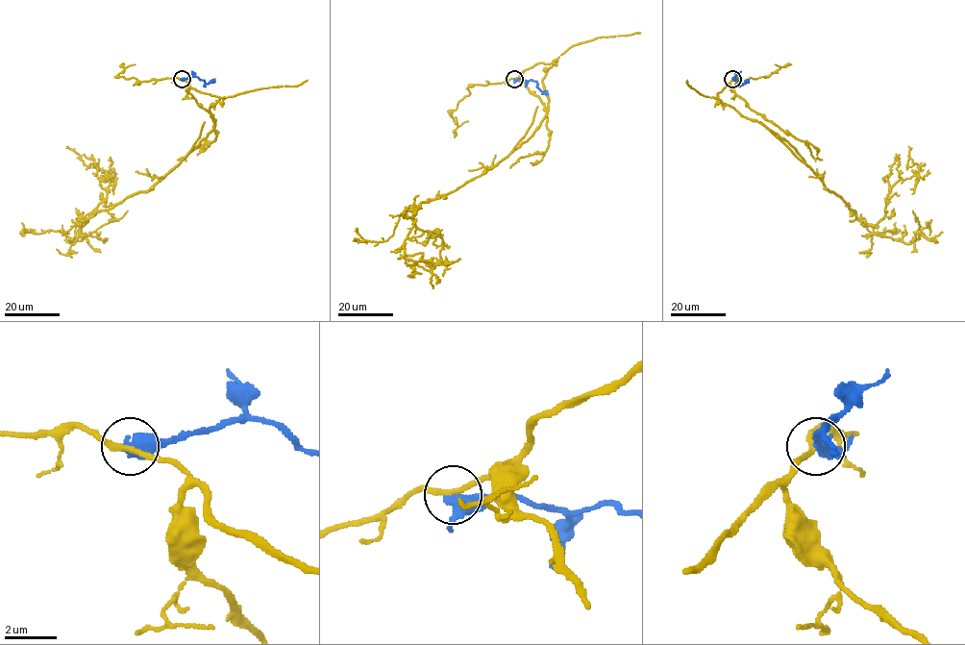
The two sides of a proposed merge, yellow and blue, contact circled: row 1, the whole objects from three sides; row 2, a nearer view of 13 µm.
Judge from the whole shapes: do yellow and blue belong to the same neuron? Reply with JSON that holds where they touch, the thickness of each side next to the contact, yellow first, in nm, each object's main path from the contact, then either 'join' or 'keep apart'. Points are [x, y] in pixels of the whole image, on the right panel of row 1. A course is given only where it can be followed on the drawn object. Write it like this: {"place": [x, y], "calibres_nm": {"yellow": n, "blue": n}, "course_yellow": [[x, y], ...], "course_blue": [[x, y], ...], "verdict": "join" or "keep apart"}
{"place": [732, 79], "calibres_nm": {"yellow": 200, "blue": 440}, "course_yellow": [[732, 79], [717, 98], [782, 137], [867, 224], [884, 215], [889, 189], [920, 168], [906, 166], [908, 146]], "course_blue": [[732, 79], [734, 77], [744, 84], [748, 79]], "verdict": "keep apart"}

